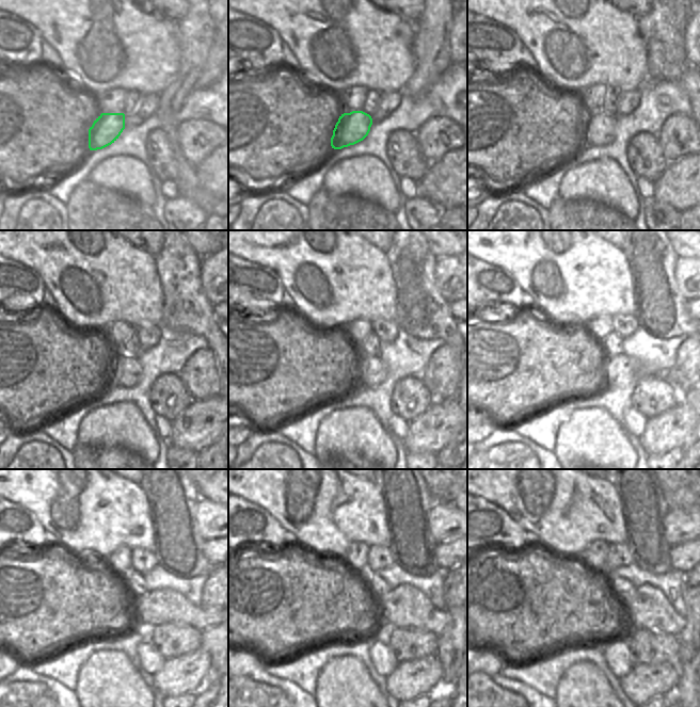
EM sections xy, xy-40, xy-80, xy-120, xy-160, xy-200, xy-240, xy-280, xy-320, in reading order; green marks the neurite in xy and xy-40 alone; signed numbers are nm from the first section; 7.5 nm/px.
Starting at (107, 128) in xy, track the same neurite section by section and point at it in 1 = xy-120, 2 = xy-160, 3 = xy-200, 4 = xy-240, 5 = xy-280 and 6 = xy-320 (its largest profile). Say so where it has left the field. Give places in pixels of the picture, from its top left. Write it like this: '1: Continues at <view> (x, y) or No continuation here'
1: Continues at xy-120 (125, 370)
2: Continues at xy-160 (369, 371)
3: Continues at xy-200 (621, 370)
4: Continues at xy-240 (154, 608)
5: Continues at xy-280 (407, 607)
6: Continues at xy-320 (648, 608).

